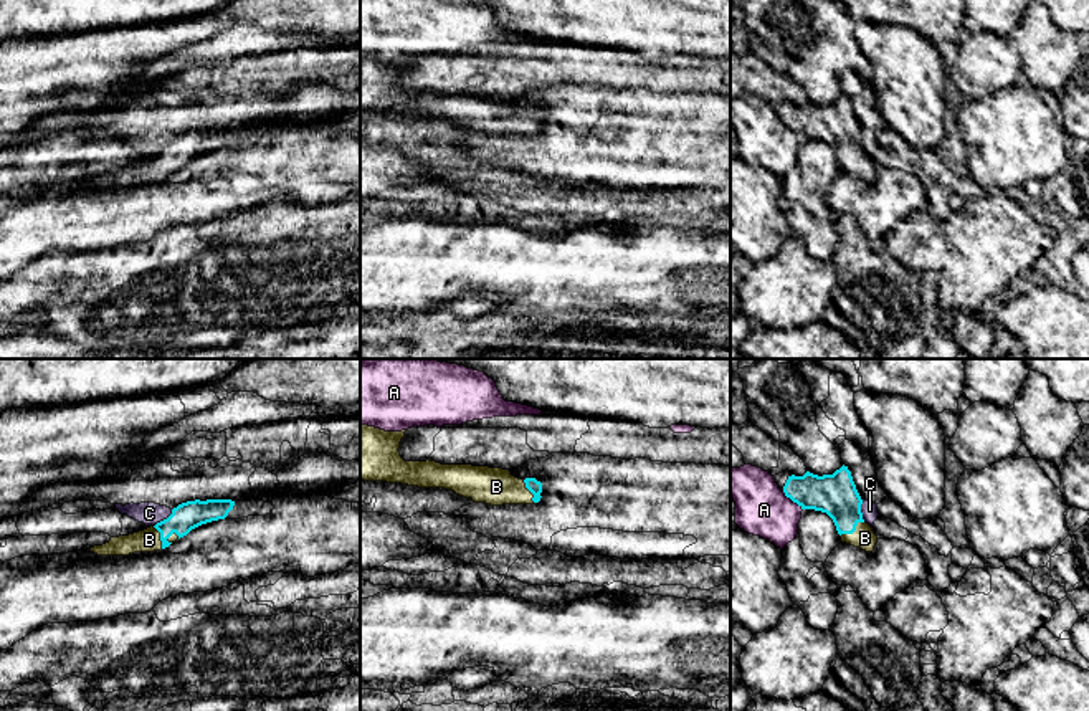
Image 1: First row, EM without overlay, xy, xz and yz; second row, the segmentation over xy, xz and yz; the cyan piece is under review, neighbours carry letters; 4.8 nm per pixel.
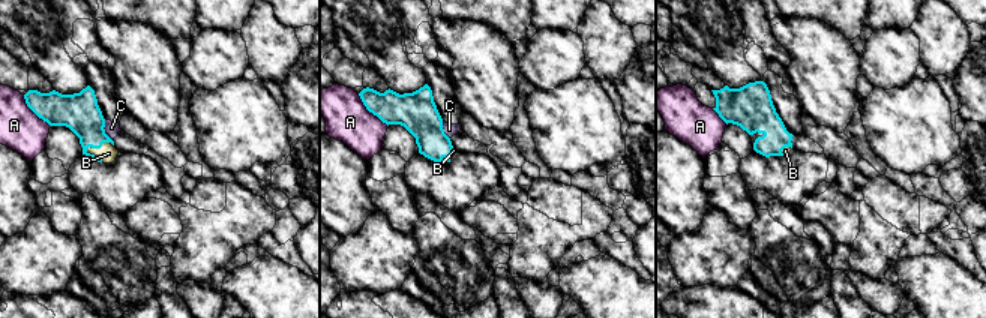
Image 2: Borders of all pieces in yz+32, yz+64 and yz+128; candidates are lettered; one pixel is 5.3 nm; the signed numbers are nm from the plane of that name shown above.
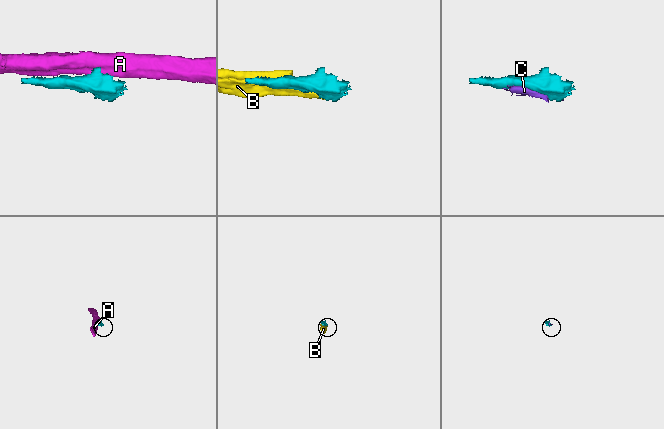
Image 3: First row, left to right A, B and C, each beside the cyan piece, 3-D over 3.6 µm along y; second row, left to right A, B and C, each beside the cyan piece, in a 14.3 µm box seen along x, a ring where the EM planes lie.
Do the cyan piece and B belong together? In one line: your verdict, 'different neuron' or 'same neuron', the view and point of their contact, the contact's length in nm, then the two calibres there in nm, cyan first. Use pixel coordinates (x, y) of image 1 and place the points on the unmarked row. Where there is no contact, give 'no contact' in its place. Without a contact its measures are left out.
same neuron; meets cyan in yz at (851, 162); contact 140 nm long; 200 nm thick on the cyan side, 110 nm on the other

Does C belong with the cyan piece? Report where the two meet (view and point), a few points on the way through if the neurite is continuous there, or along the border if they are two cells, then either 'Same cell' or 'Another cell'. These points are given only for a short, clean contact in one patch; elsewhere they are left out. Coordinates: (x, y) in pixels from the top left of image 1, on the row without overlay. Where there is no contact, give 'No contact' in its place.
Touches cyan at yz (860, 141). Another cell

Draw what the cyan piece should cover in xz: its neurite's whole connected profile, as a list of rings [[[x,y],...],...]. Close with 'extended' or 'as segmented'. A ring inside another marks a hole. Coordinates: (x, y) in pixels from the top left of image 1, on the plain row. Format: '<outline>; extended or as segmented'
[[[360,55],[360,109],[402,112],[418,117],[445,117],[474,132],[491,136],[537,134],[542,112],[535,107],[519,109],[509,99],[441,94],[436,91],[405,91],[400,71],[405,61],[385,61]]]; extended

